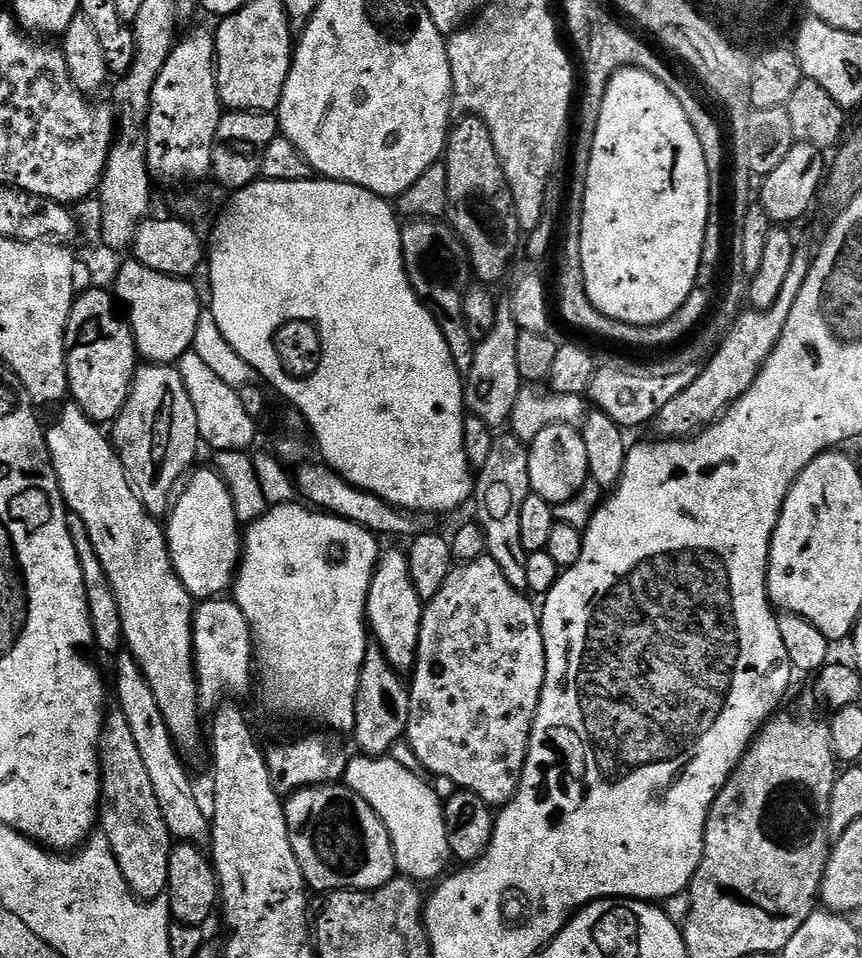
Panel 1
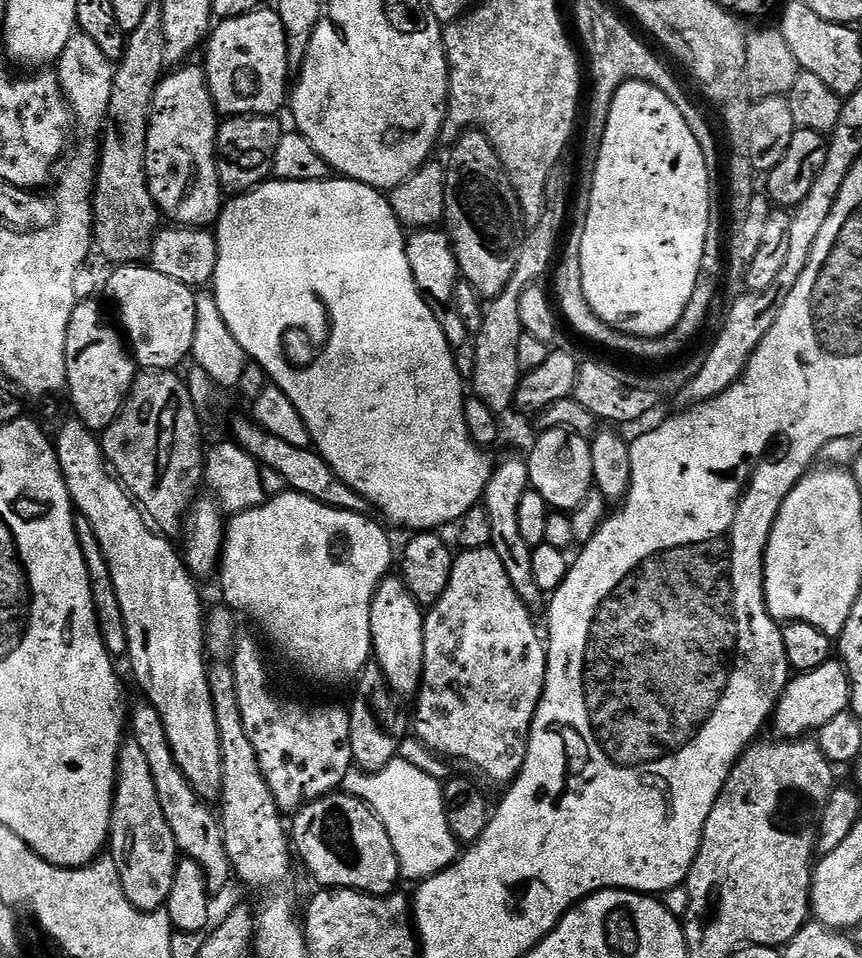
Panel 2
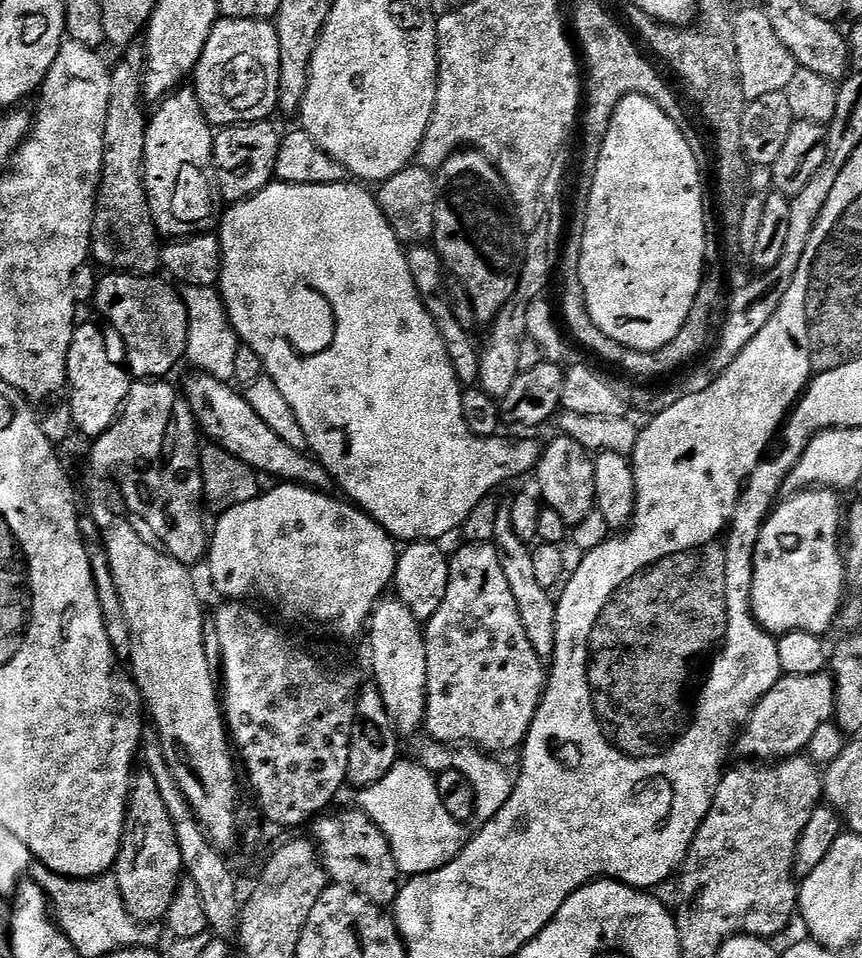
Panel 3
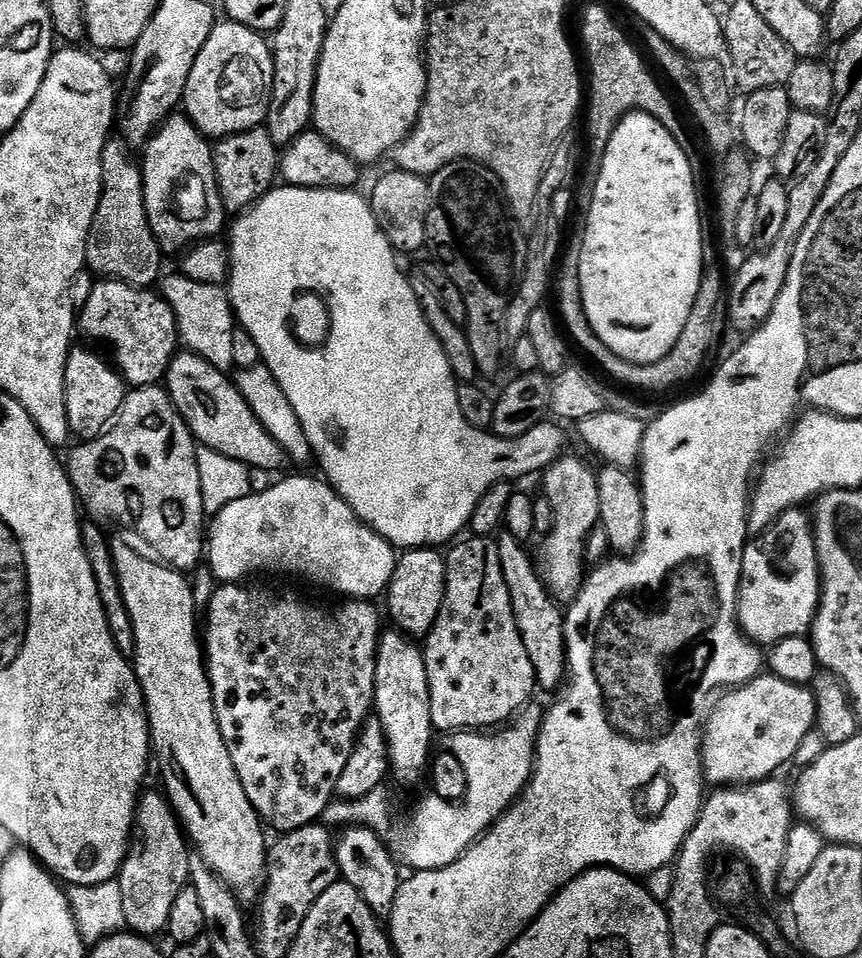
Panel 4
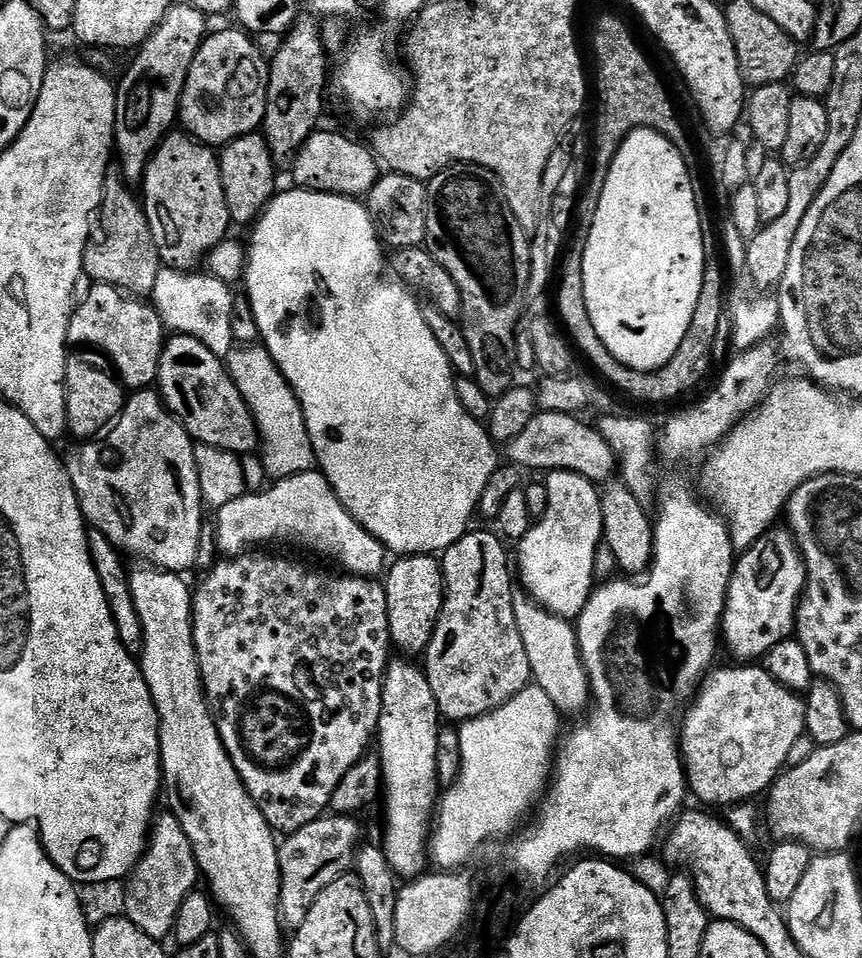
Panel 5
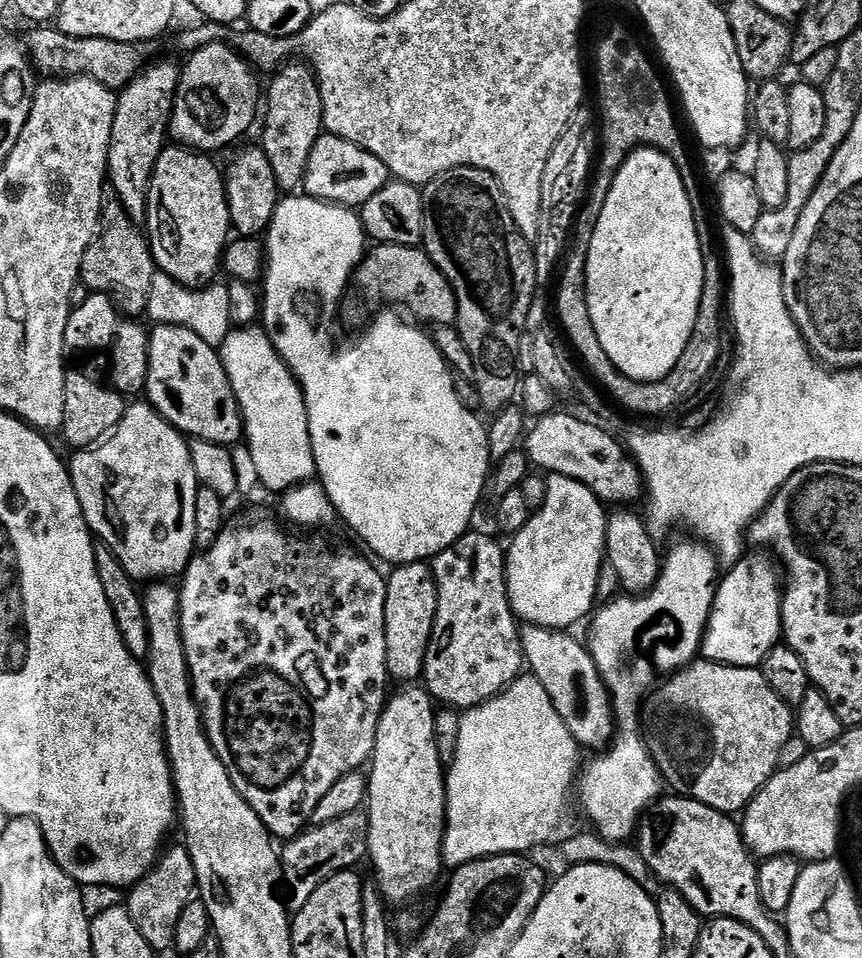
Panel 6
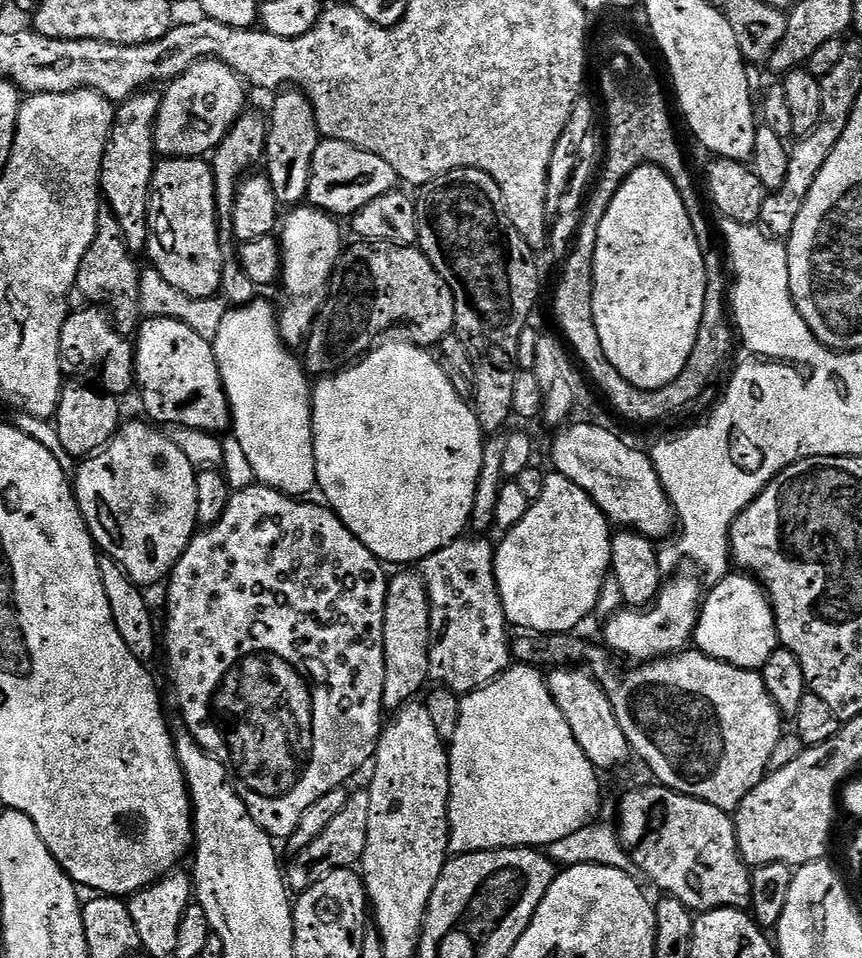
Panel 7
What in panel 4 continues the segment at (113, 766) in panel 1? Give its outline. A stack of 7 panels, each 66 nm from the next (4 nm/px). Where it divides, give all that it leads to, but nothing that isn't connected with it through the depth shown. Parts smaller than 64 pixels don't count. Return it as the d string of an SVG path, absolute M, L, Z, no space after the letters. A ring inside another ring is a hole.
M157 790L157 792L145 791L141 795L136 806L136 823L134 825L135 835L133 835L131 845L128 849L128 857L124 859L124 865L120 867L120 874L118 877L118 883L122 890L122 914L124 915L124 923L131 931L135 932L138 936L145 938L156 938L156 935L163 933L168 927L170 922L170 912L174 910L174 902L178 902L178 896L182 894L184 888L189 887L190 881L188 875L190 874L190 858L193 853L190 851L190 841L180 823L180 817L177 816L176 811L172 808L172 805L168 803L167 795L163 791Z

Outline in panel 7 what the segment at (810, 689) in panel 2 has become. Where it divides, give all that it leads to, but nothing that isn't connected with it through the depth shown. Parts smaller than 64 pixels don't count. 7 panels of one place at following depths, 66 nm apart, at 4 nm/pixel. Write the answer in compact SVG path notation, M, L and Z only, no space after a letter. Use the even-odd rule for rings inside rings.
M520 634L520 636L511 641L512 655L519 663L531 664L533 666L576 666L583 661L590 669L593 676L600 681L600 685L604 687L605 694L610 698L614 714L618 718L618 726L622 726L622 734L626 734L628 739L628 747L633 753L640 755L640 760L653 772L655 779L663 784L665 788L672 788L676 792L682 793L684 796L693 796L702 802L706 802L710 806L718 806L718 810L729 814L735 813L737 806L742 802L742 798L746 798L746 794L750 794L750 790L754 790L754 786L758 786L758 782L762 782L764 777L768 775L770 766L770 754L774 750L774 746L778 746L780 737L785 735L785 721L780 715L778 706L774 702L774 698L770 698L770 694L766 690L766 682L763 675L759 671L751 668L735 668L733 664L723 664L720 660L712 660L705 656L699 650L685 650L670 656L661 656L651 662L640 662L629 672L623 672L620 668L615 668L608 661L609 653L603 647L587 648L580 640L575 640L572 634Z

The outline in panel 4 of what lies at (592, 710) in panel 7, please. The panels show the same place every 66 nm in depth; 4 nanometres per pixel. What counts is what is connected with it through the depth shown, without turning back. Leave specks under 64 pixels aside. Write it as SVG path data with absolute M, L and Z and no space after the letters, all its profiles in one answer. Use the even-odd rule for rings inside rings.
M501 536L498 543L502 574L506 578L506 590L510 590L510 602L514 618L518 622L518 630L522 634L522 642L526 642L526 654L530 654L530 662L534 662L536 683L541 689L559 689L568 675L568 651L564 641L565 613L544 584L534 560L532 564L527 550L524 549L527 547L512 536Z

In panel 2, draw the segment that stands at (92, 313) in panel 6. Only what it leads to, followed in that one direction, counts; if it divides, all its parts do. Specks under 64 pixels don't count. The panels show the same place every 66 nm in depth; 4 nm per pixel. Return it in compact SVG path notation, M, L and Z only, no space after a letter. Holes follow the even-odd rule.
M143 263L116 266L111 271L108 296L116 303L116 312L120 315L119 327L126 337L133 361L141 369L153 372L179 369L179 364L192 355L197 293Z

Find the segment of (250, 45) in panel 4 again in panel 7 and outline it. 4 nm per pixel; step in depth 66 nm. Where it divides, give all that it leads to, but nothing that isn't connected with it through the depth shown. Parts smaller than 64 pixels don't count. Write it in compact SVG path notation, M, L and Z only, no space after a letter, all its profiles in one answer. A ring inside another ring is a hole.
M199 60L190 66L190 70L171 81L167 88L168 93L165 91L160 100L154 134L156 151L164 158L207 157L216 151L222 138L226 138L238 117L246 111L244 103L248 96L244 93L245 81L221 60Z

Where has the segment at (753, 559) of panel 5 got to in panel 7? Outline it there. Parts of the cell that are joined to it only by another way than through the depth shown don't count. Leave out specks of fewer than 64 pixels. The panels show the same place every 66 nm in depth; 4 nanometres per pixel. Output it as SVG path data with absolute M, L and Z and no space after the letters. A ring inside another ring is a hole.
M730 574L722 582L711 585L712 592L703 597L700 609L700 621L696 624L694 644L712 660L720 660L723 664L733 664L735 668L751 668L762 670L778 647L776 634L776 619L772 614L772 603L768 600L768 593L764 591L759 580L748 574Z

